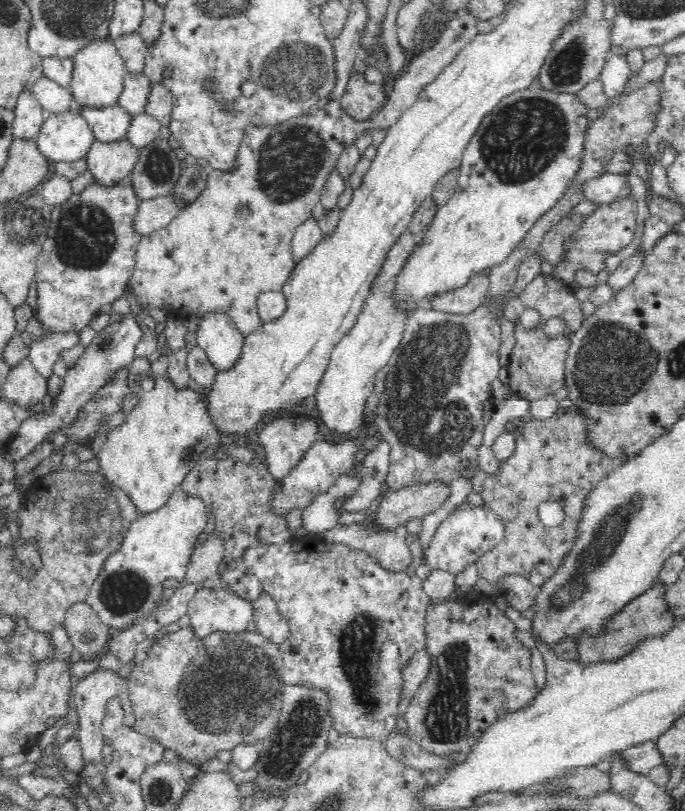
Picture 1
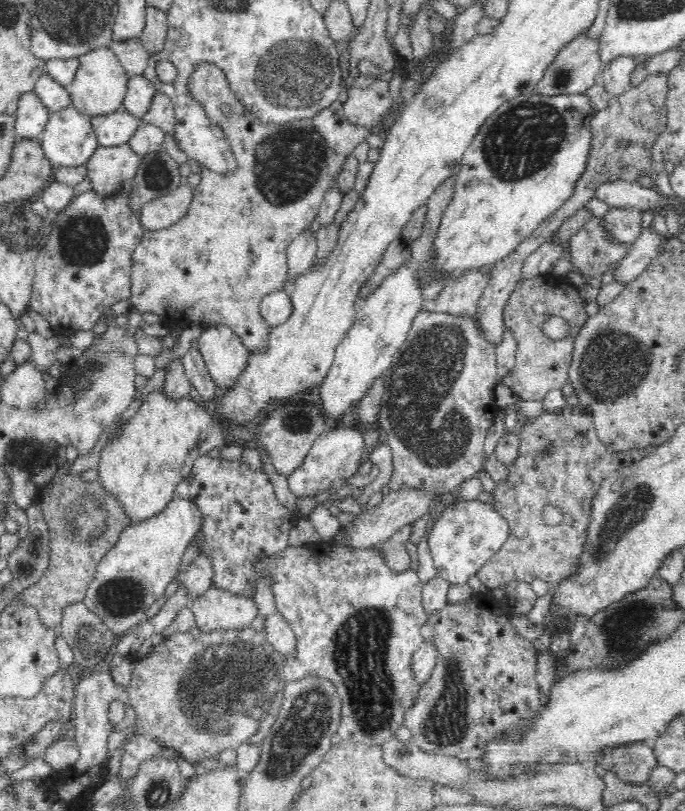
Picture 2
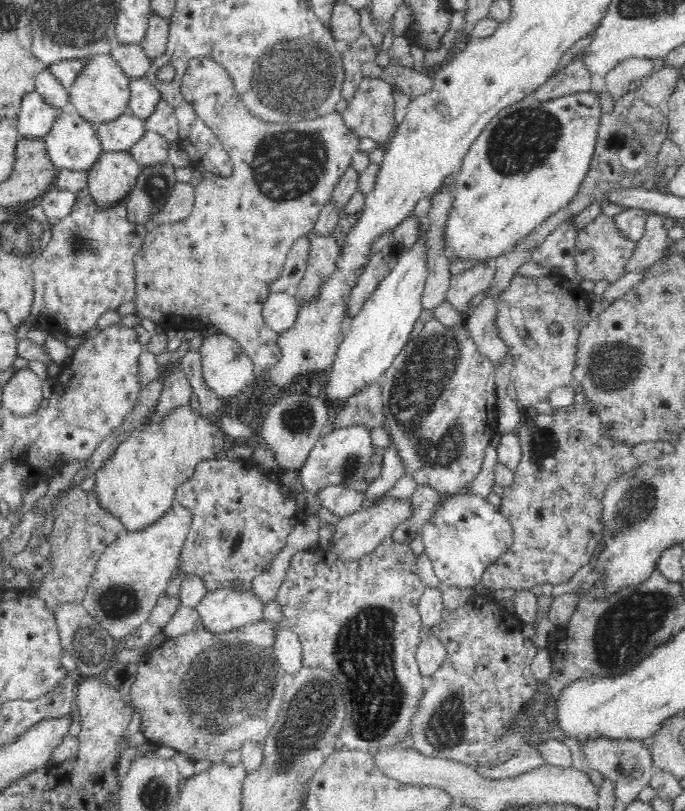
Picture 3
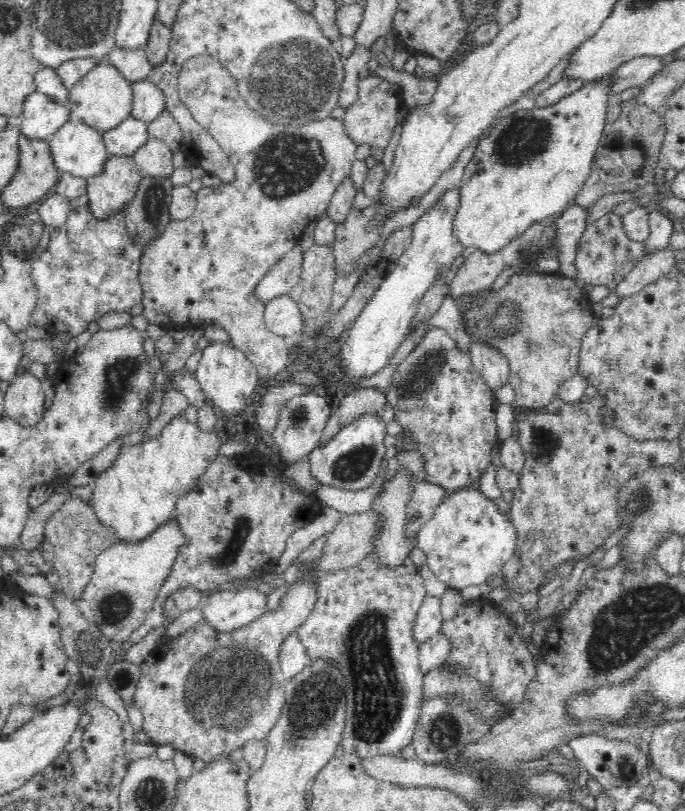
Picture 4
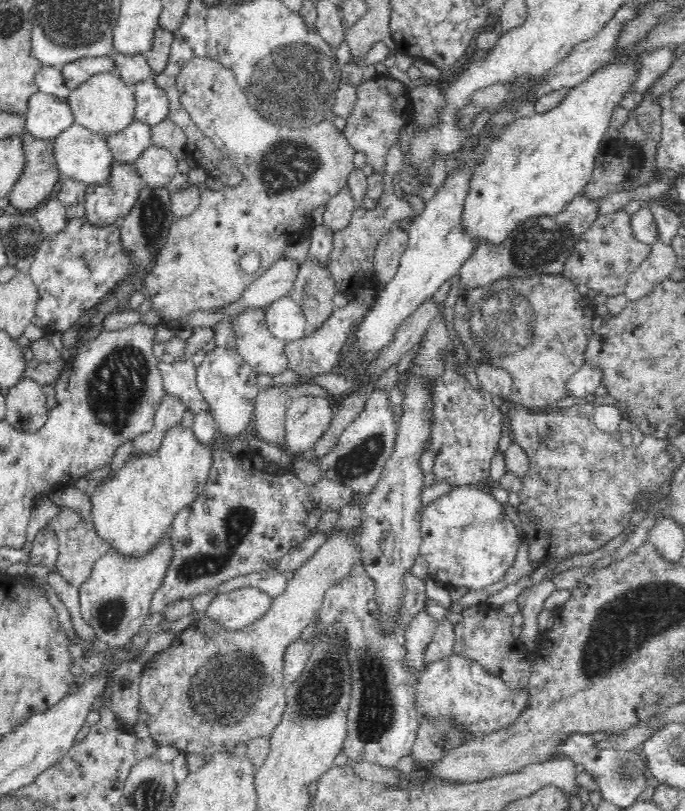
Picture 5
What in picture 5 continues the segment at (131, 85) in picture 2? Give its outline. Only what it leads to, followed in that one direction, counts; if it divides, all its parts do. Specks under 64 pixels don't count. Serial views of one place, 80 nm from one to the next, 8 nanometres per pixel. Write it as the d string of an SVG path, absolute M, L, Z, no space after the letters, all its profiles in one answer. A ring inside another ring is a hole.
M152 80L134 85L135 110L134 119L147 125L155 125L169 116L168 100L164 90Z

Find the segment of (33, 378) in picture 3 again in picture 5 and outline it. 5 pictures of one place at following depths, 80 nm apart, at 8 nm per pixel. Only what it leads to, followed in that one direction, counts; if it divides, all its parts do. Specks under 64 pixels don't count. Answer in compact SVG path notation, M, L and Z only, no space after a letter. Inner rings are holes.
M26 377L11 386L5 398L6 421L18 430L30 433L42 428L48 412L42 388L36 380Z

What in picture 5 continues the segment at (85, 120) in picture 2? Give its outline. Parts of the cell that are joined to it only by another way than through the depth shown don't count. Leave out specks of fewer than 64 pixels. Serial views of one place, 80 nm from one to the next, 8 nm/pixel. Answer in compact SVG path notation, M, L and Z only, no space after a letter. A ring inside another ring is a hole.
M76 121L67 127L53 139L54 158L59 174L64 174L68 178L76 179L87 185L103 183L109 175L111 164L114 162L105 138Z

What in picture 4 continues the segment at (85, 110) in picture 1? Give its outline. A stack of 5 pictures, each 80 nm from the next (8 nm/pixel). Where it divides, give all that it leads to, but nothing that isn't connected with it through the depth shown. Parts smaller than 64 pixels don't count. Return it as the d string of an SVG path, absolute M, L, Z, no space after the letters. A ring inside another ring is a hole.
M132 116L100 134L108 156L133 156L134 152L149 138L147 123Z

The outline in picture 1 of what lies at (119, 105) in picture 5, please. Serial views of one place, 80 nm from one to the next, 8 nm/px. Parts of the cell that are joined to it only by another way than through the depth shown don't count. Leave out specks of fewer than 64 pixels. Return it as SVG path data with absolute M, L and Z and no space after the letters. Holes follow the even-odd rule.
M112 36L100 37L87 42L72 56L73 72L71 94L81 106L114 106L118 104L118 96L122 94L124 76L127 74Z

